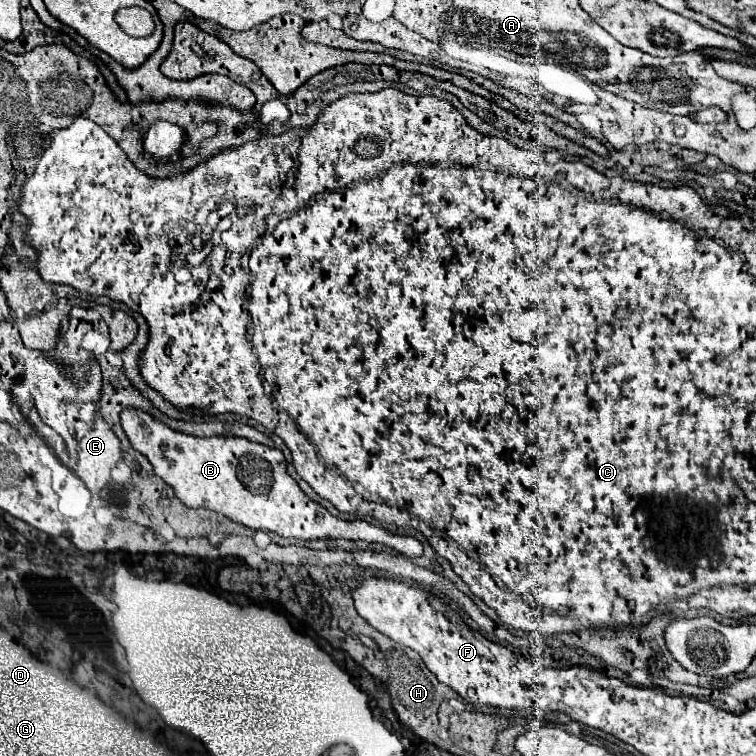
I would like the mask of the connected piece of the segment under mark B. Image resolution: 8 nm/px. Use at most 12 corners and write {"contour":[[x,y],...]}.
{"contour":[[126,408],[130,446],[188,508],[284,538],[412,536],[340,520],[286,472],[278,448],[188,436]]}

